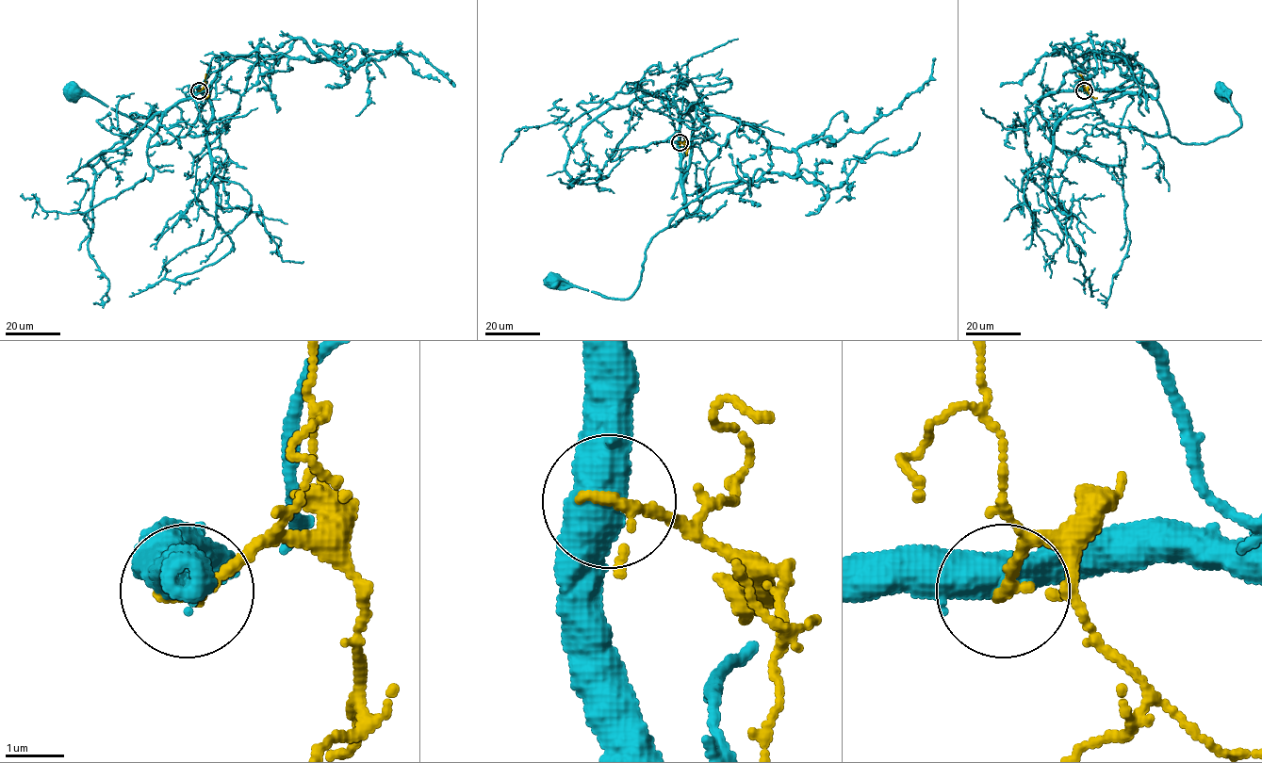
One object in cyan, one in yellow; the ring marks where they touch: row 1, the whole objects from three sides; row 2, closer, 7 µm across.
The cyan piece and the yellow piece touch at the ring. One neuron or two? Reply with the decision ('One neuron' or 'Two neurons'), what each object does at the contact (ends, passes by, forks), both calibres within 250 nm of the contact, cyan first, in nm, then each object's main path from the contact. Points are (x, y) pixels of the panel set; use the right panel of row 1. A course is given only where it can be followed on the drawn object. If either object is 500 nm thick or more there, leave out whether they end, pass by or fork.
Two neurons. Thickness 550 nm (cyan) against 170 nm. Course of cyan: (1084, 90), (1150, 94), (1170, 135), (1185, 143), (1207, 143), (1240, 126), (1223, 92). Course of yellow: (1084, 90), (1085, 89), (1097, 97)

